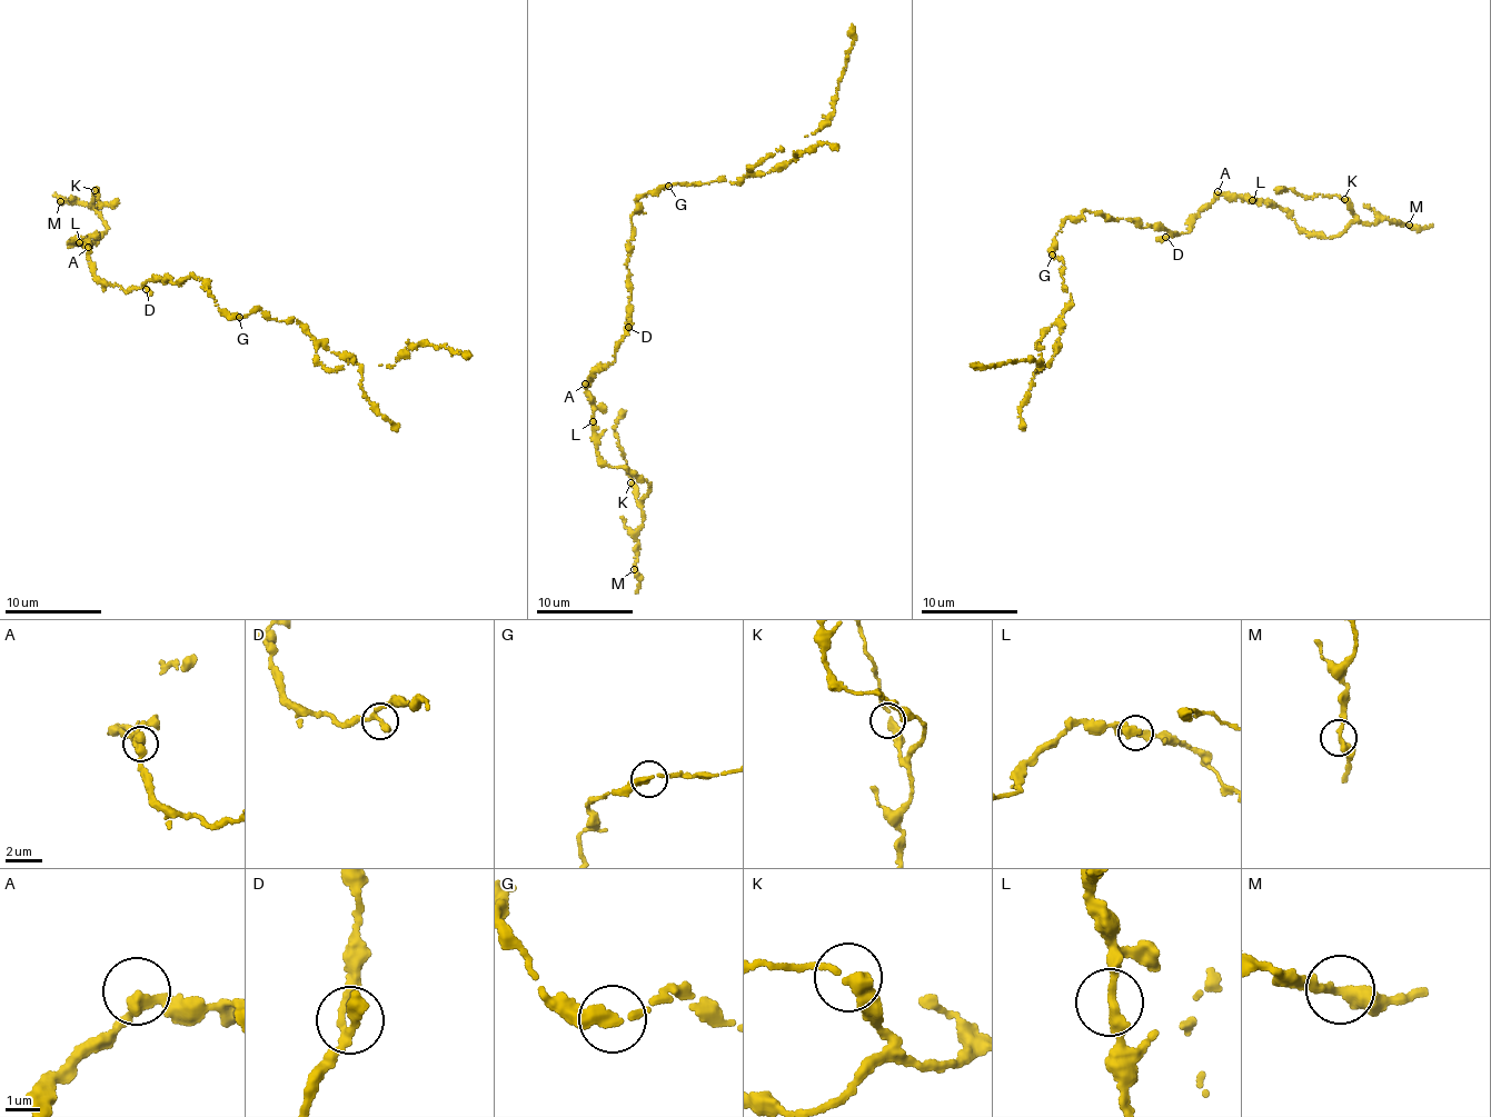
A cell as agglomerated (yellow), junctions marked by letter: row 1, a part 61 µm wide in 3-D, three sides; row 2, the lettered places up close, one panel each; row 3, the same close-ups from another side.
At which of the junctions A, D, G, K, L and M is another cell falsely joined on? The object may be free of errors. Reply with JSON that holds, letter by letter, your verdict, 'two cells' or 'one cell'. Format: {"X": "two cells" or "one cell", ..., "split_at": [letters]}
{"A": "one cell", "D": "one cell", "G": "one cell", "K": "one cell", "L": "one cell", "M": "one cell", "split_at": []}

